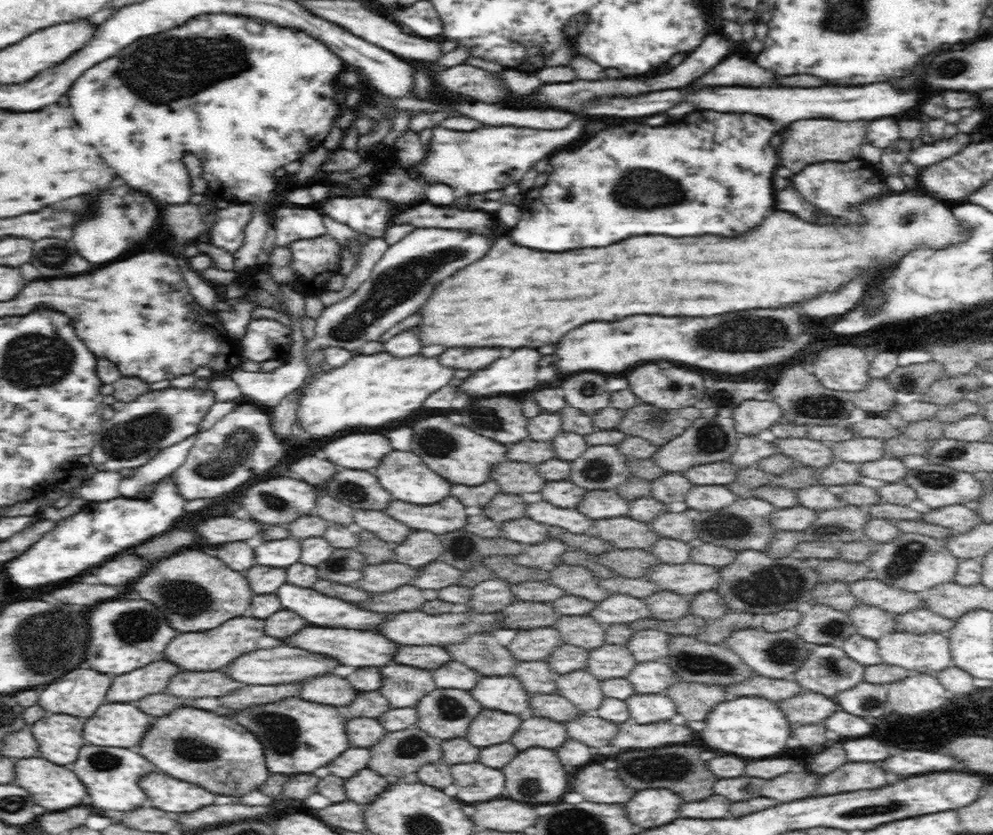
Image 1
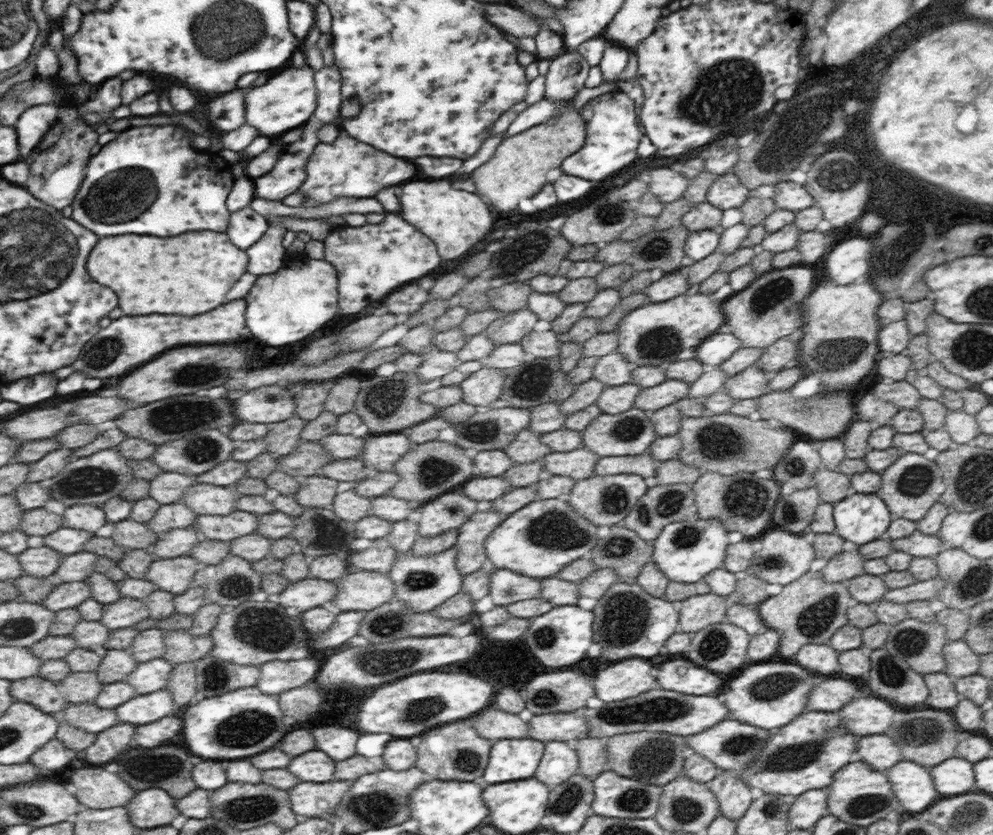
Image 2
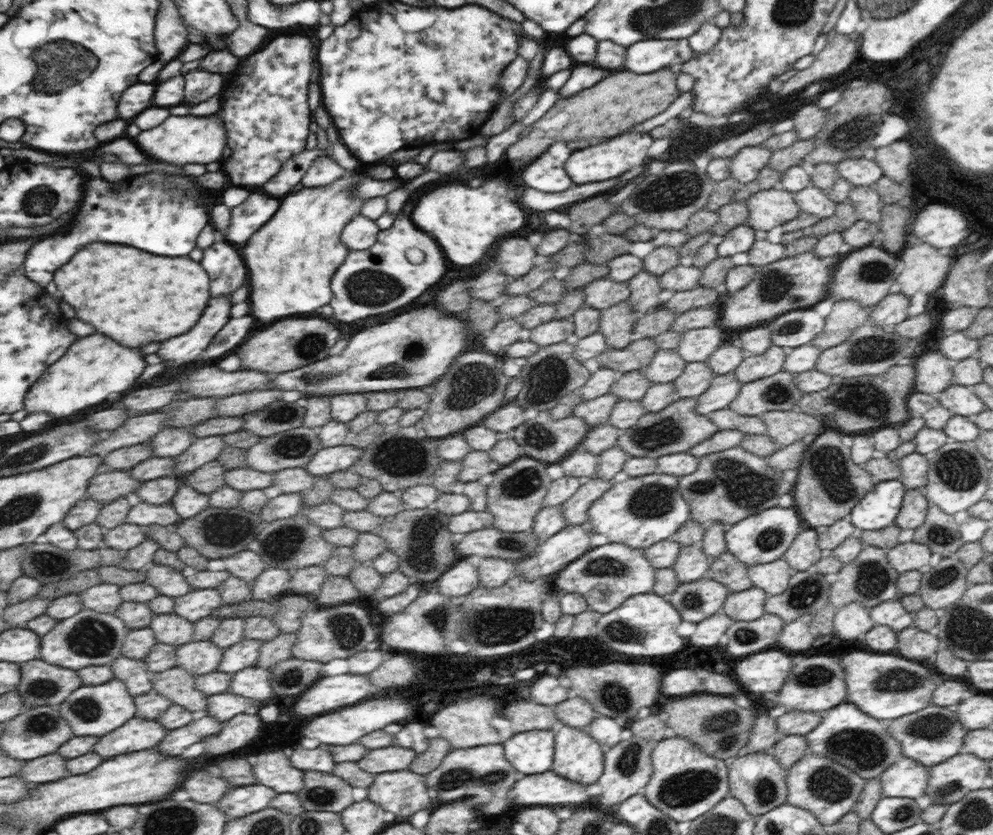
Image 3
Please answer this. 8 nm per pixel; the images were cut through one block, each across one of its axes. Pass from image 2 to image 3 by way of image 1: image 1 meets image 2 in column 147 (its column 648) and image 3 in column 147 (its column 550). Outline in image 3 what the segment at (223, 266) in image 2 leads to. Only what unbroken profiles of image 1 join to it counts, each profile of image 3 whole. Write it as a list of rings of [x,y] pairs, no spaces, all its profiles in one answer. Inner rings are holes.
[[[89,244],[85,252],[73,256],[73,264],[65,264],[65,268],[57,272],[55,282],[63,292],[65,302],[69,302],[77,310],[79,320],[93,324],[101,334],[113,336],[113,340],[129,348],[163,342],[189,332],[203,316],[211,298],[209,274],[199,262],[183,256],[153,256],[149,252],[141,252],[137,248],[121,244]]]

